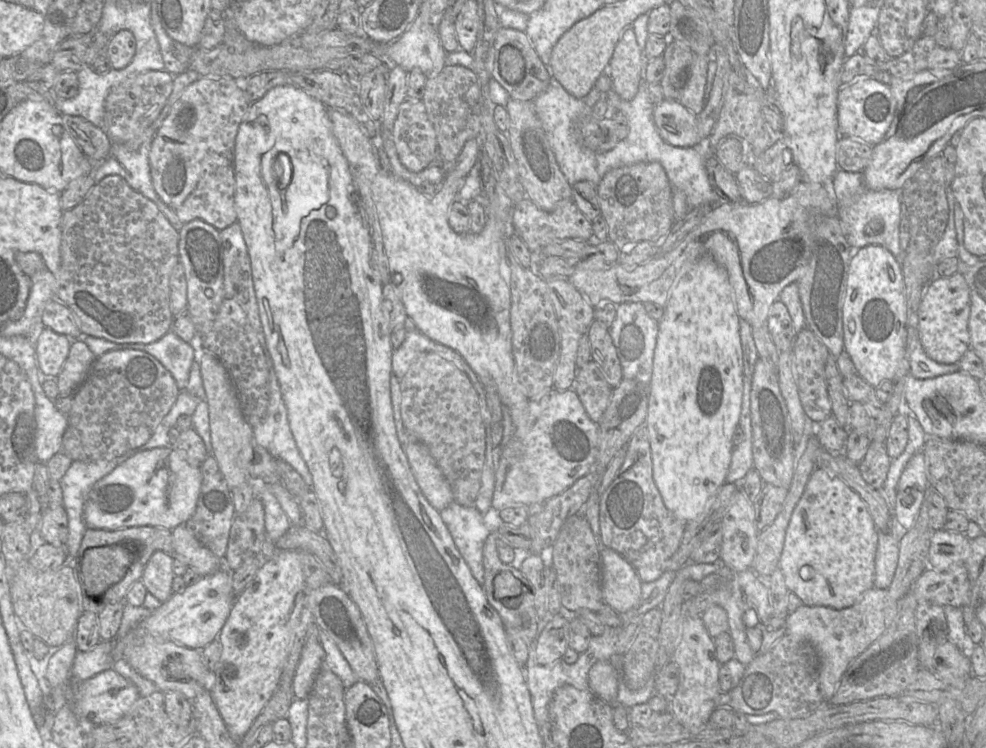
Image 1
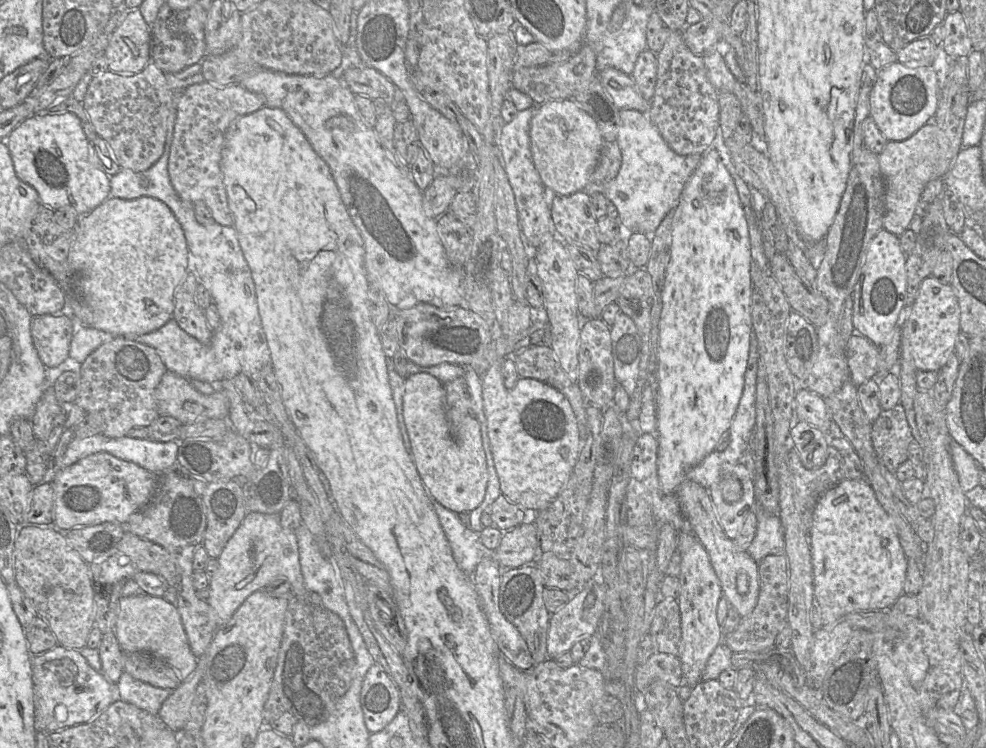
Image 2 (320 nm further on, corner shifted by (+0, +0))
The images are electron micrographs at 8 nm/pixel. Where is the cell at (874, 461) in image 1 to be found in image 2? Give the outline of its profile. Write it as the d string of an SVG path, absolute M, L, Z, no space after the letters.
M900 404L882 410L872 424L873 447L881 464L891 473L908 460L908 448L913 441L904 407Z

